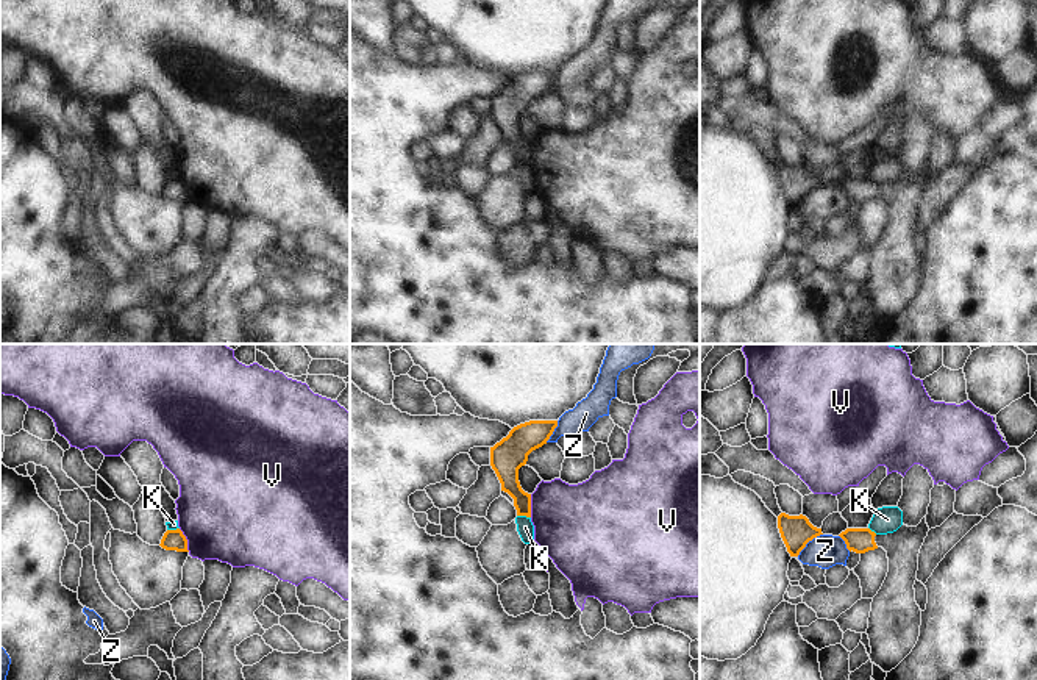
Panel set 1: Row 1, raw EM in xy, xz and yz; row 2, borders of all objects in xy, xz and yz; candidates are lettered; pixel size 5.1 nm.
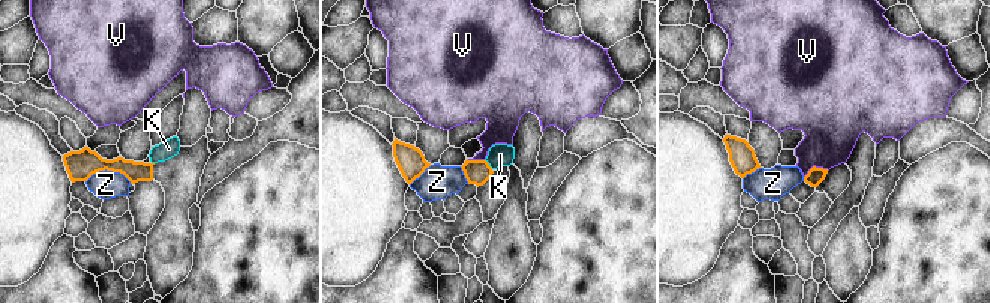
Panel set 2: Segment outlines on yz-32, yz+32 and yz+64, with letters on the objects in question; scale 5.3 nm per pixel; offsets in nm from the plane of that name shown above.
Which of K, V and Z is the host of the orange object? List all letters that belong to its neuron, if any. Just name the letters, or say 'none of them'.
none of them

